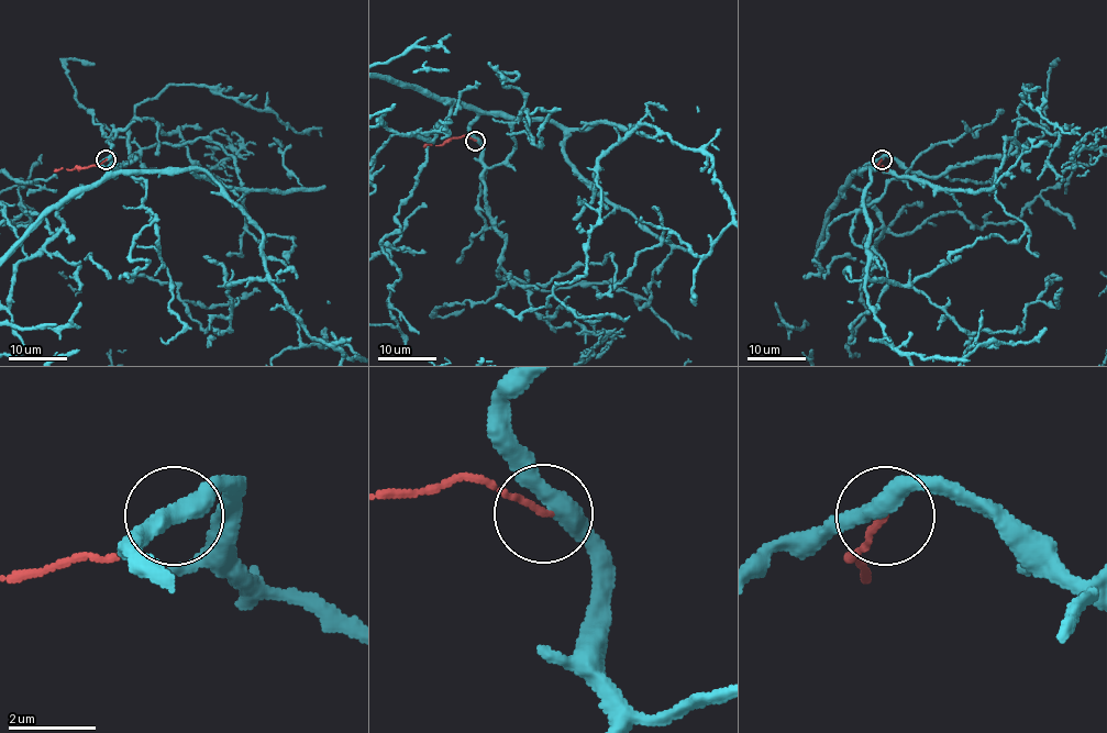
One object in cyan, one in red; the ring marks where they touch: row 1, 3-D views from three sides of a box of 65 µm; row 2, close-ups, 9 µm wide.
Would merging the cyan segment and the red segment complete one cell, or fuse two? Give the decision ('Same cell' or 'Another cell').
Same cell

